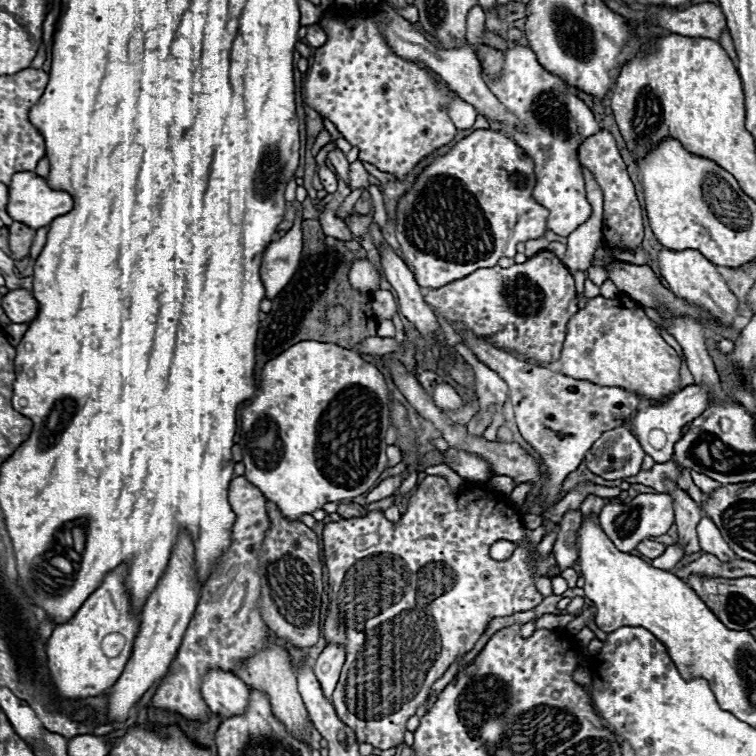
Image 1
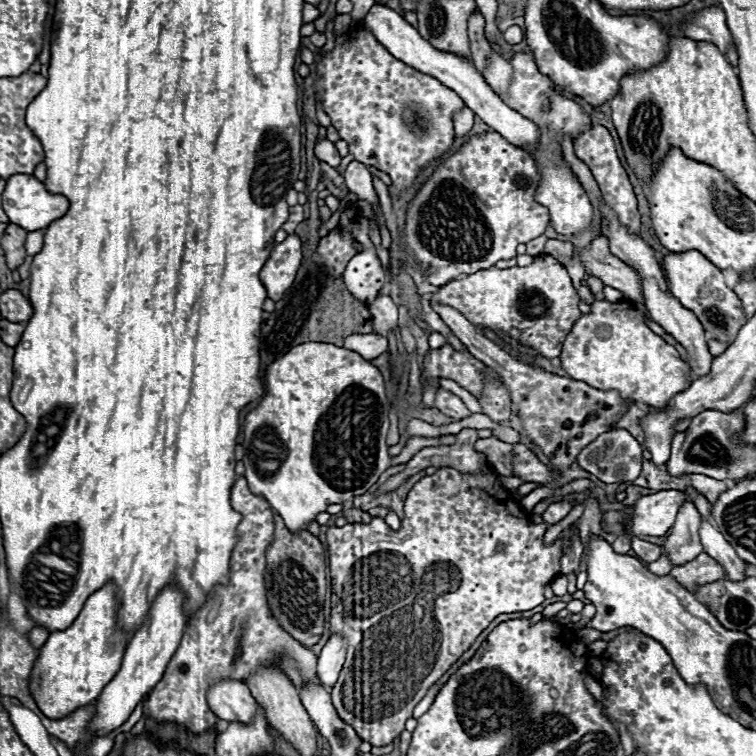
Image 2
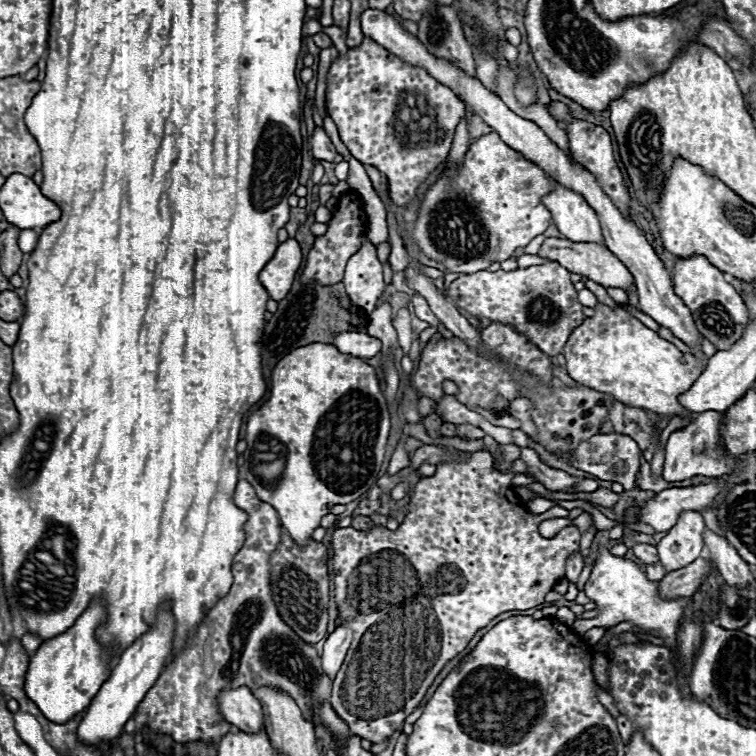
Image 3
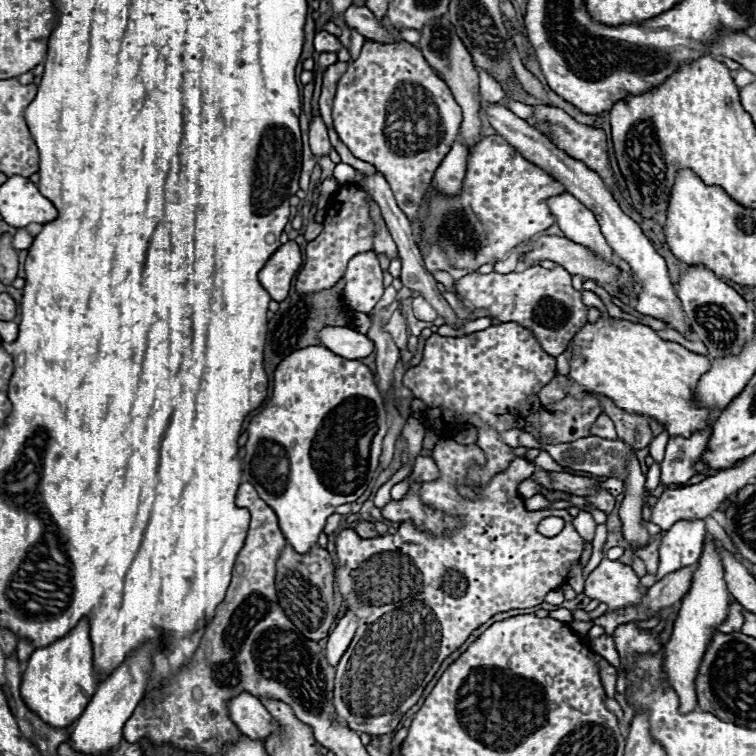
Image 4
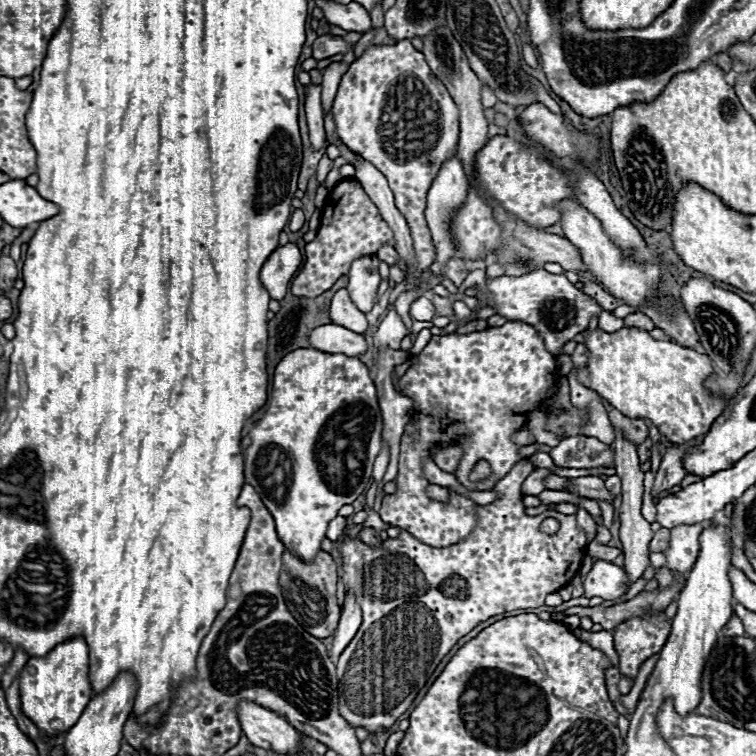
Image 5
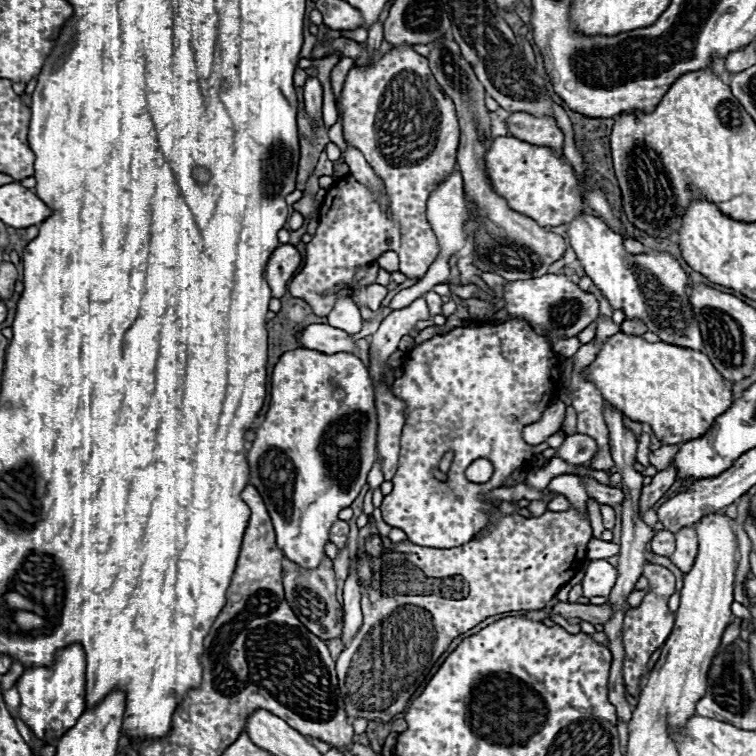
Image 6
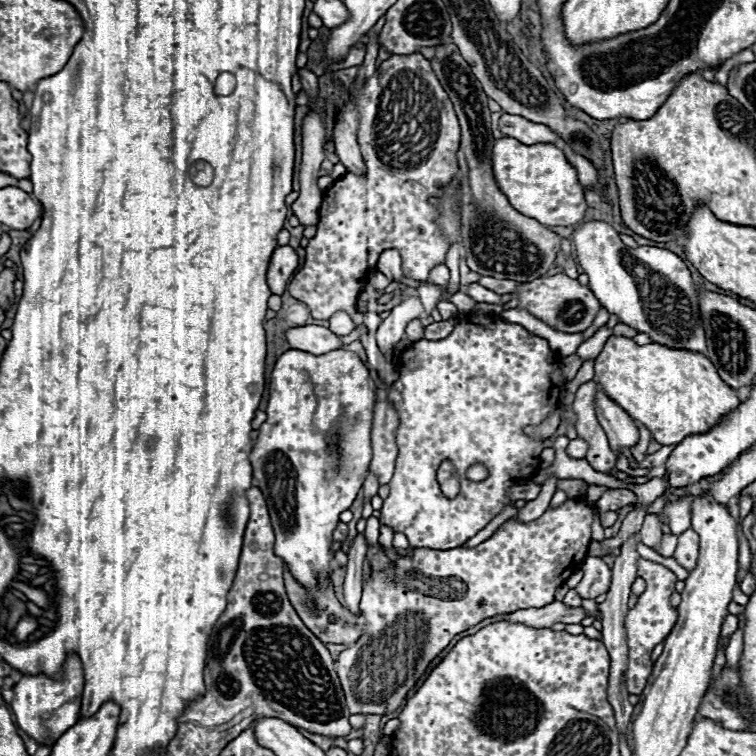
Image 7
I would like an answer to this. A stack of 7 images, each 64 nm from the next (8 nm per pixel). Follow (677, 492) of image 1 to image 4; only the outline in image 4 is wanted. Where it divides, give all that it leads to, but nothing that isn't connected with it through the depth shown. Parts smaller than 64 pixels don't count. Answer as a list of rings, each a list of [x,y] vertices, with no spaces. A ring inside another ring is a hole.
[[[704,520],[676,522],[660,540],[660,568],[656,574],[657,581],[674,570],[696,564],[704,550],[704,538]]]

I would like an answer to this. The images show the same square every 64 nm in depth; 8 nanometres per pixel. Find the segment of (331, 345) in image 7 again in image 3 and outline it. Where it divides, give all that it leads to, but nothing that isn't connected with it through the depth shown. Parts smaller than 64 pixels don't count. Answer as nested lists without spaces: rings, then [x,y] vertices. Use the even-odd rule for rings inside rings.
[[[340,332],[334,338],[334,346],[344,354],[352,354],[364,360],[376,356],[382,350],[382,342],[378,338],[362,332]]]

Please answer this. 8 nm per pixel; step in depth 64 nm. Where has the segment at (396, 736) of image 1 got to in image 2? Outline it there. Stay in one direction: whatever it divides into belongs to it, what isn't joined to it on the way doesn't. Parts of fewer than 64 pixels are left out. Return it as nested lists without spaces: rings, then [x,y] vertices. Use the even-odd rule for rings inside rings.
[[[440,468],[436,474],[422,478],[414,488],[410,490],[406,498],[406,514],[402,518],[402,524],[398,530],[390,530],[390,526],[384,522],[384,518],[372,518],[368,524],[356,522],[346,526],[330,526],[326,530],[326,544],[328,544],[328,566],[330,566],[330,578],[332,578],[332,610],[330,610],[330,634],[340,634],[348,640],[348,658],[344,664],[344,674],[348,676],[348,704],[334,704],[338,710],[338,716],[350,724],[356,734],[374,744],[374,746],[388,746],[396,738],[400,738],[404,730],[404,722],[412,716],[414,706],[424,698],[426,690],[474,644],[474,640],[482,634],[482,630],[500,614],[512,614],[512,612],[526,612],[536,608],[544,602],[544,586],[560,574],[560,554],[564,550],[564,540],[568,538],[566,532],[562,532],[560,540],[556,540],[552,546],[542,546],[542,528],[534,526],[528,520],[528,514],[520,508],[518,500],[500,484],[496,472],[486,468],[478,476],[460,474],[454,468]],[[504,544],[504,552],[496,552],[496,548]],[[398,554],[406,558],[410,570],[398,570]],[[348,582],[348,598],[342,598],[344,584]],[[416,606],[420,606],[416,610]]]

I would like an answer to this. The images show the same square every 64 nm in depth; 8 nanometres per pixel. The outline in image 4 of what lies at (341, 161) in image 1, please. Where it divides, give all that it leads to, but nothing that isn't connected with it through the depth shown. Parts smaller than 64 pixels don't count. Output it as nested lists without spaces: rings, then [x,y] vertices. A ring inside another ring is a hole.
[[[320,116],[312,118],[312,124],[310,124],[310,148],[314,156],[328,156],[332,150],[332,144],[328,140],[328,130]]]

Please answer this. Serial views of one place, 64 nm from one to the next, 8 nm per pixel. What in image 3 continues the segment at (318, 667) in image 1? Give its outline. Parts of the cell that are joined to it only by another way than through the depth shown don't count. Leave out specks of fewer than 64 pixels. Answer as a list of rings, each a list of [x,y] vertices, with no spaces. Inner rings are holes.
[[[338,626],[326,638],[326,644],[322,650],[322,670],[330,680],[336,678],[336,672],[340,670],[340,666],[344,662],[350,642],[352,642],[352,630],[348,626]]]

